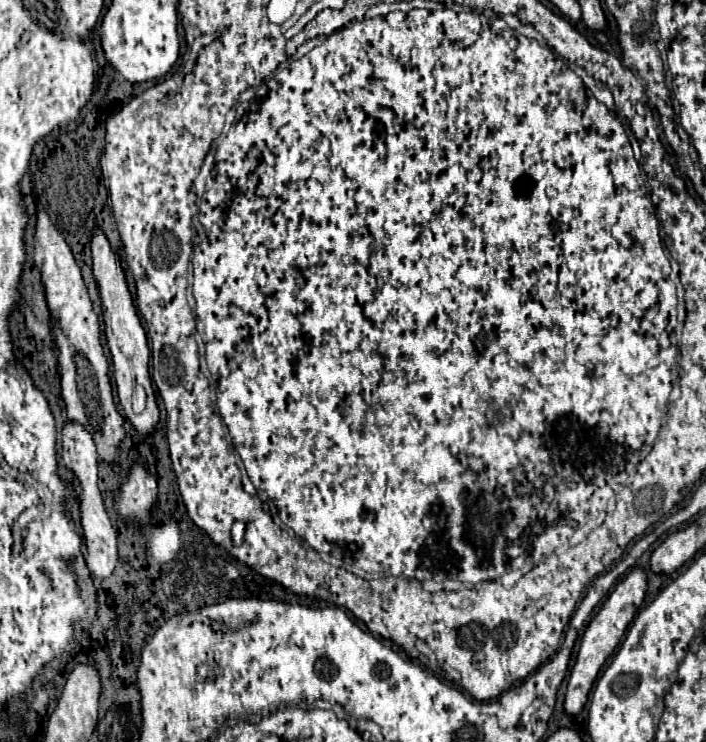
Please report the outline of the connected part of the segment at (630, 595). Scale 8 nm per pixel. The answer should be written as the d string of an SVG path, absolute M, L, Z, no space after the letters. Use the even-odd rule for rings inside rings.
M633 569L629 575L625 575L617 587L613 589L613 593L607 597L607 601L601 605L601 609L597 611L597 615L591 619L591 623L587 625L583 639L581 639L581 647L577 653L577 661L571 669L569 675L569 683L567 683L567 693L565 693L565 713L567 715L577 715L583 711L589 691L593 687L593 681L599 675L599 669L605 665L607 657L615 651L615 647L621 643L625 629L631 624L635 618L637 609L641 607L645 598L645 589L647 589L647 577L641 569Z

